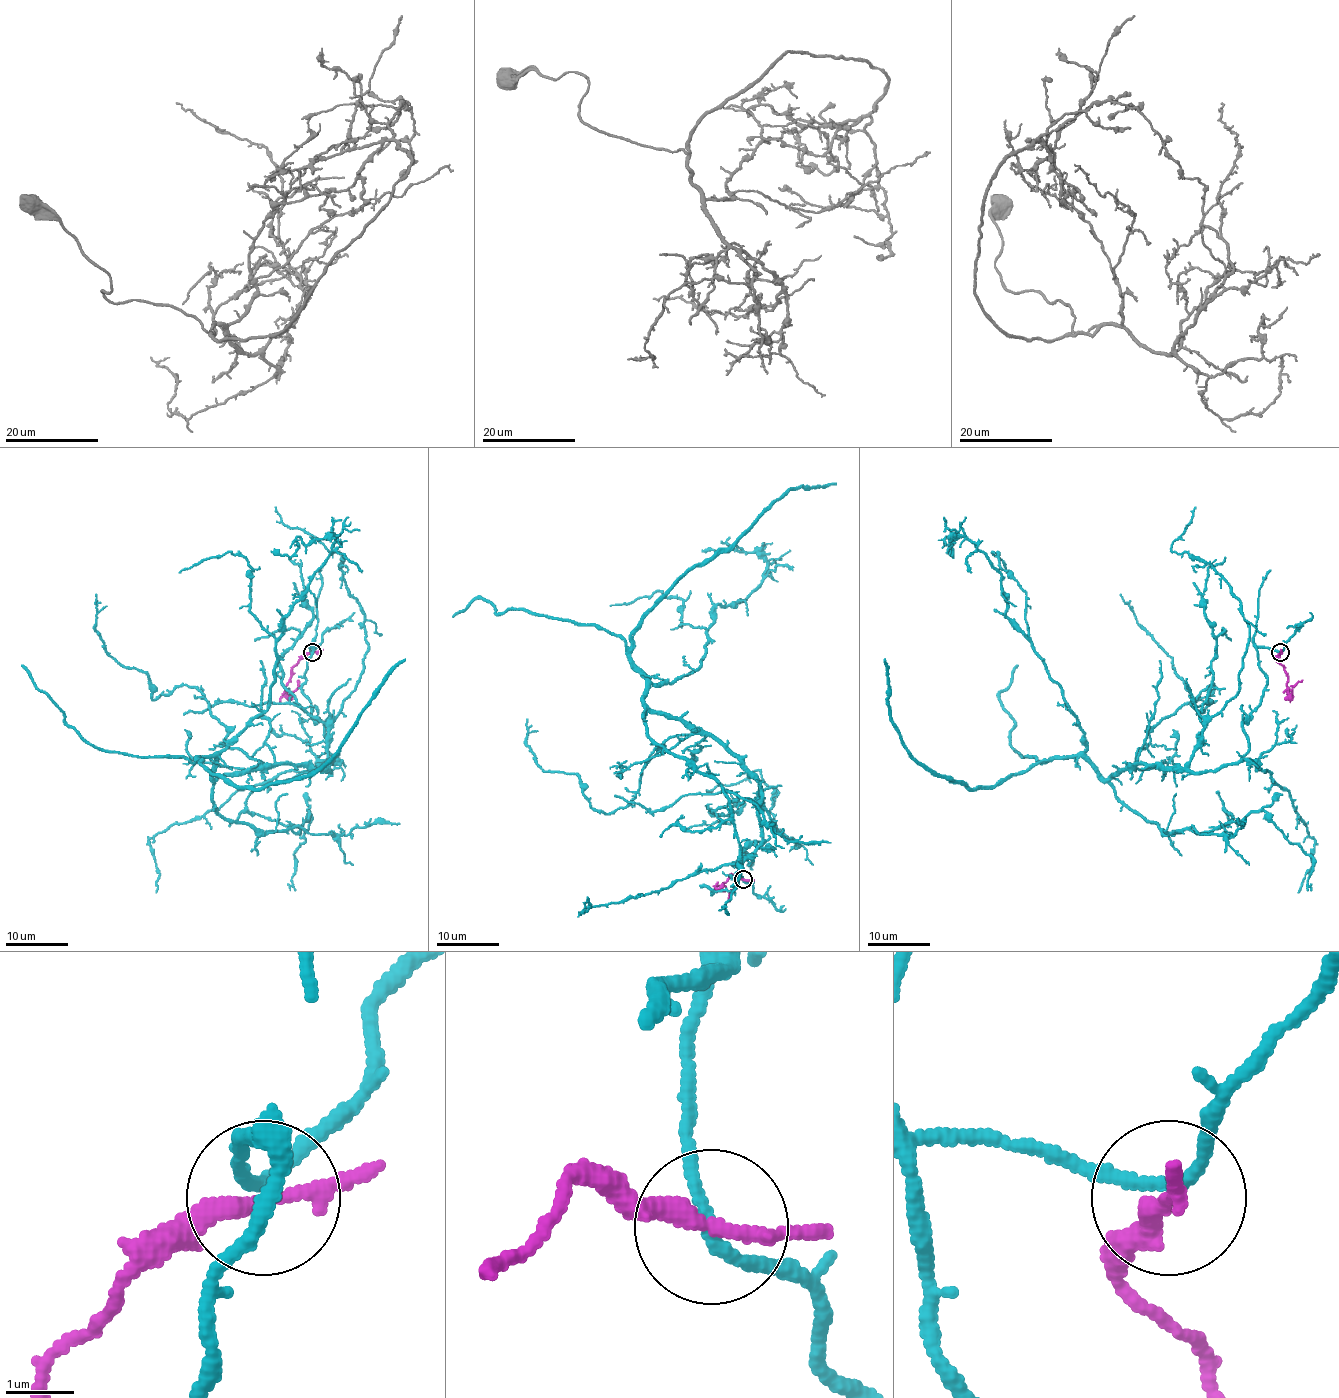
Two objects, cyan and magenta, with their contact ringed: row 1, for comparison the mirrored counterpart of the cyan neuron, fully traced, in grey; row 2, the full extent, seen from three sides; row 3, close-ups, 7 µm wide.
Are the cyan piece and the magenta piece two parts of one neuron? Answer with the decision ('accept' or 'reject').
reject

